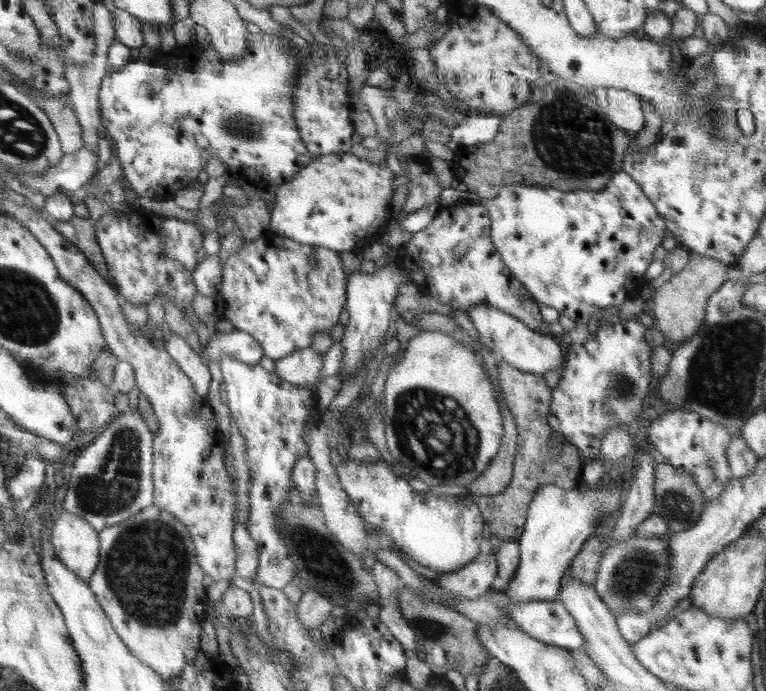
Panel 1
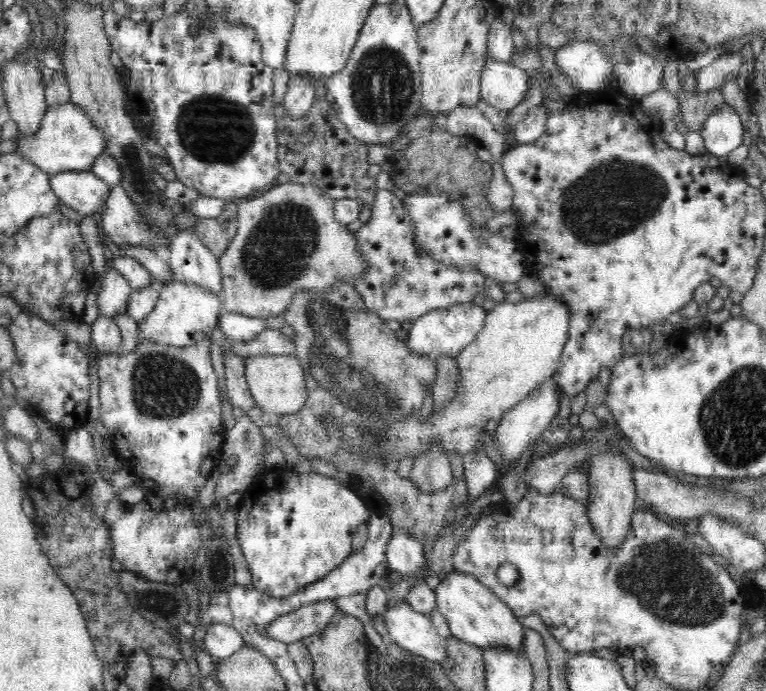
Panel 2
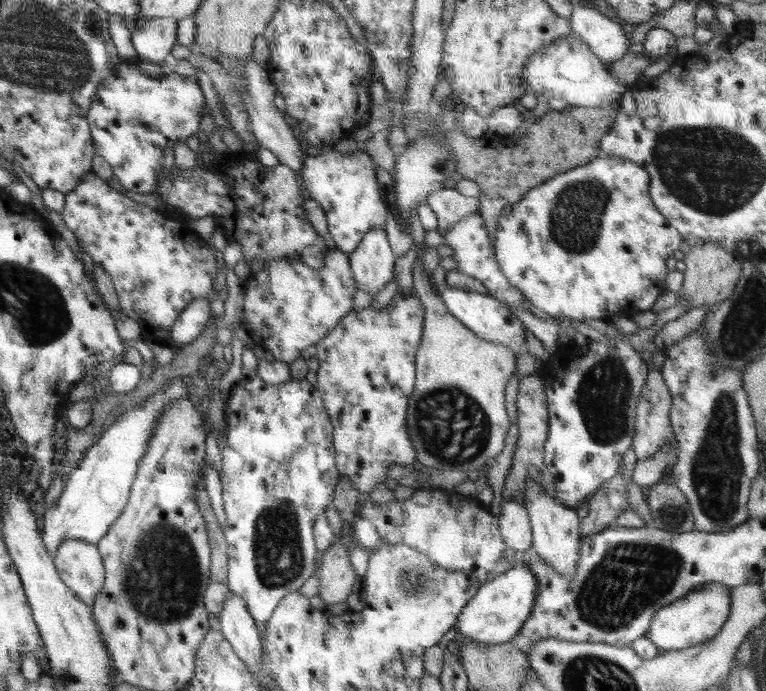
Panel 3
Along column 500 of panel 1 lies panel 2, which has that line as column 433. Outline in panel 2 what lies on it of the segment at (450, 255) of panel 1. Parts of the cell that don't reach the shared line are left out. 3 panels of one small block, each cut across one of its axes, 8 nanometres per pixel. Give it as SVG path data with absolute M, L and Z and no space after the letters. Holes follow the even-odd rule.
M378 189L371 208L371 217L361 229L356 232L358 251L365 258L368 269L364 275L357 279L355 289L364 300L369 312L379 318L397 321L415 320L424 317L432 310L448 309L449 307L471 302L476 295L484 293L484 275L478 271L456 269L436 262L432 254L422 253L415 244L413 220L407 215L403 200L399 199L392 191Z

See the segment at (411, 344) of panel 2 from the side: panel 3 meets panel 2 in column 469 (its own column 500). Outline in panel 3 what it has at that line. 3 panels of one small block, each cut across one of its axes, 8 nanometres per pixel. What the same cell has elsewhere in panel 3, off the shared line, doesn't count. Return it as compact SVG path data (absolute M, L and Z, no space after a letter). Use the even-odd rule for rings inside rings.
M446 286L440 296L450 314L478 335L478 338L482 337L488 342L494 342L494 344L504 344L514 352L515 356L524 353L524 349L522 349L522 344L524 344L523 322L512 314L506 303L499 302L487 294L470 292L470 290L466 292L462 288L453 286Z

